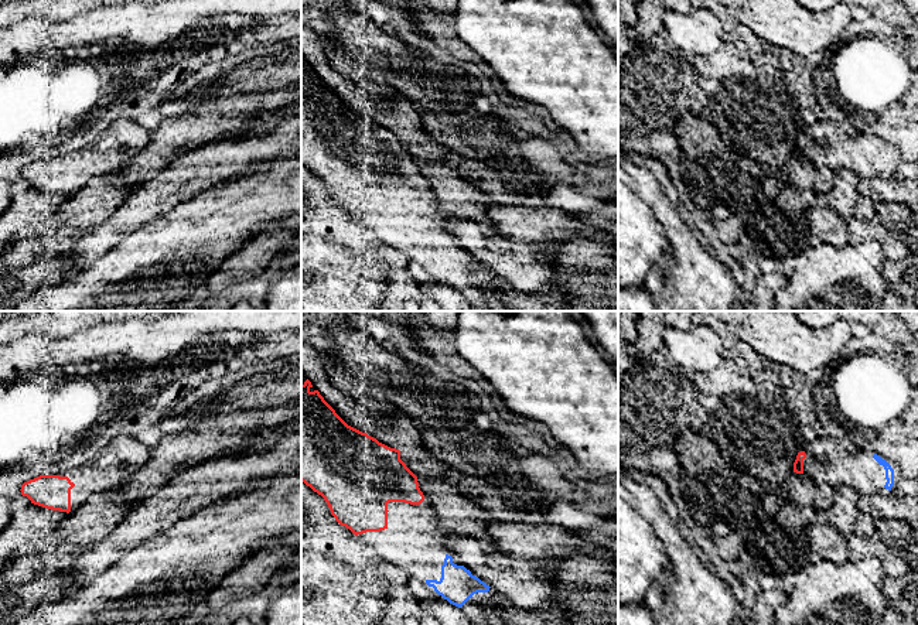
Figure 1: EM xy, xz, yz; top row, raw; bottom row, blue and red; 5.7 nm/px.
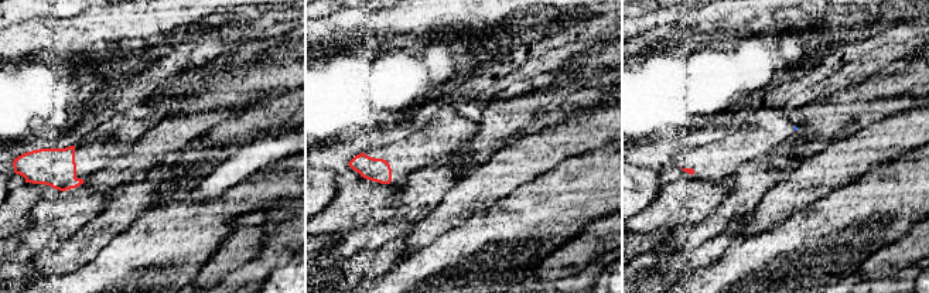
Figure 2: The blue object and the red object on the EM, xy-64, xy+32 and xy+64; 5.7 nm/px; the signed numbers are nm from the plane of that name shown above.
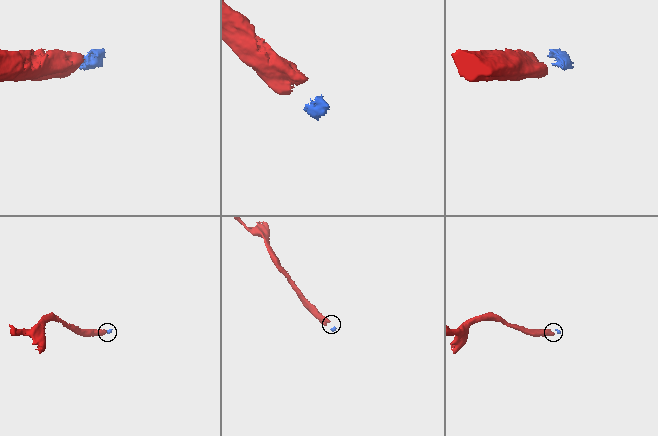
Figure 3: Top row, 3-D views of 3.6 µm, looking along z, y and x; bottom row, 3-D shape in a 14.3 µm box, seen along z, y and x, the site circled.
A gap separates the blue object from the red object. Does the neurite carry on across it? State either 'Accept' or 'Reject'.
Accept

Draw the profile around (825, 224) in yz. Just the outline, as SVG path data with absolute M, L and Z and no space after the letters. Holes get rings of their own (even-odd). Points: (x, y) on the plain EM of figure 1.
M826 202L813 205L808 212L806 222L810 235L816 236L822 243L837 249L850 243L847 221L839 216Z

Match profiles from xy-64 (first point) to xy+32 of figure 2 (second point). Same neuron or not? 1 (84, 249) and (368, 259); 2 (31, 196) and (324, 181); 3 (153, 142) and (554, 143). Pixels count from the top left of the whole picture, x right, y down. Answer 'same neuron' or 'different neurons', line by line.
1: different neurons
2: different neurons
3: different neurons

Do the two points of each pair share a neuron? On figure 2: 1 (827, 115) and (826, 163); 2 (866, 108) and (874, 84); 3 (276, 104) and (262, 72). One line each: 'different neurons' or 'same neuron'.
1: different neurons
2: same neuron
3: different neurons

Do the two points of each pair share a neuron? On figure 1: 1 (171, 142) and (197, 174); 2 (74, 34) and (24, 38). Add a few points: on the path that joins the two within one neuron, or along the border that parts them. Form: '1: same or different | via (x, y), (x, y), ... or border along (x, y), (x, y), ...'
1: different | border along (212, 142), (205, 142), (183, 153), (156, 176)
2: same | via (61, 37), (37, 38)

